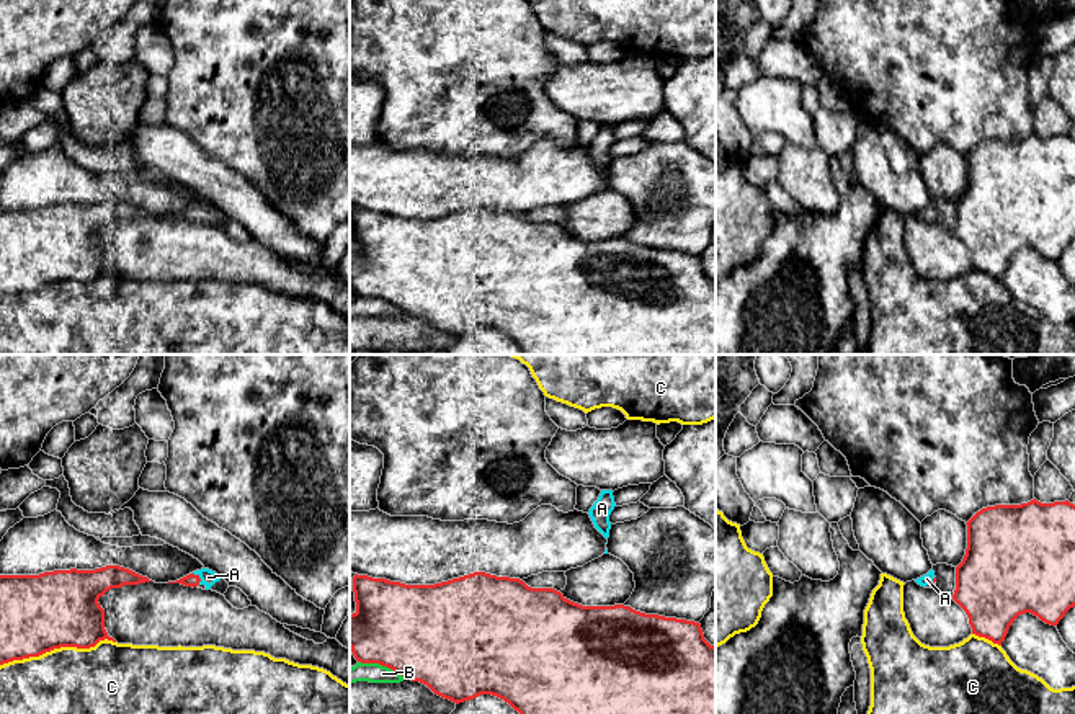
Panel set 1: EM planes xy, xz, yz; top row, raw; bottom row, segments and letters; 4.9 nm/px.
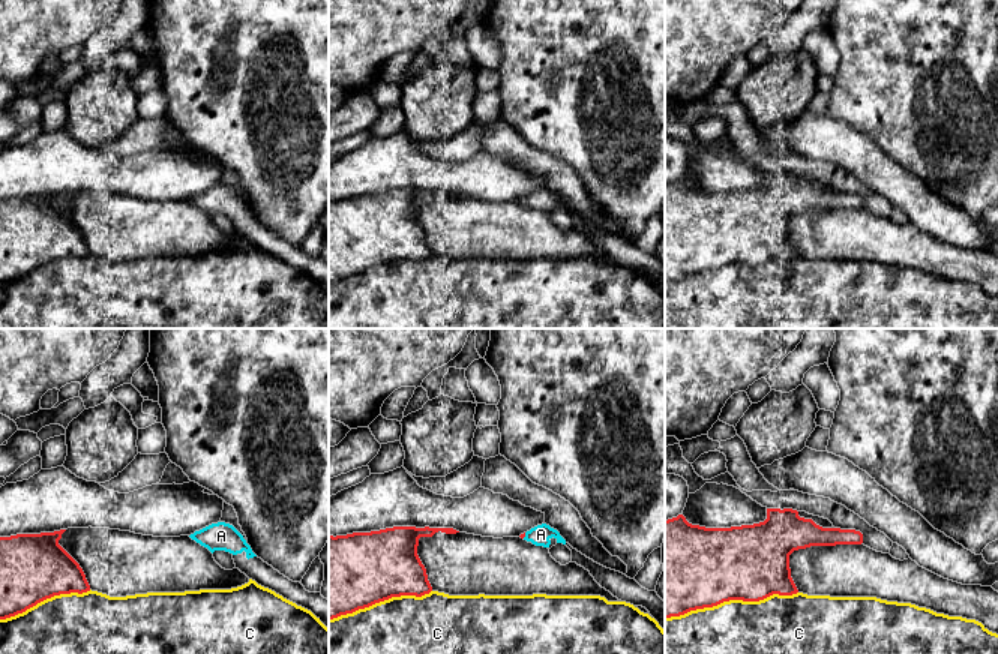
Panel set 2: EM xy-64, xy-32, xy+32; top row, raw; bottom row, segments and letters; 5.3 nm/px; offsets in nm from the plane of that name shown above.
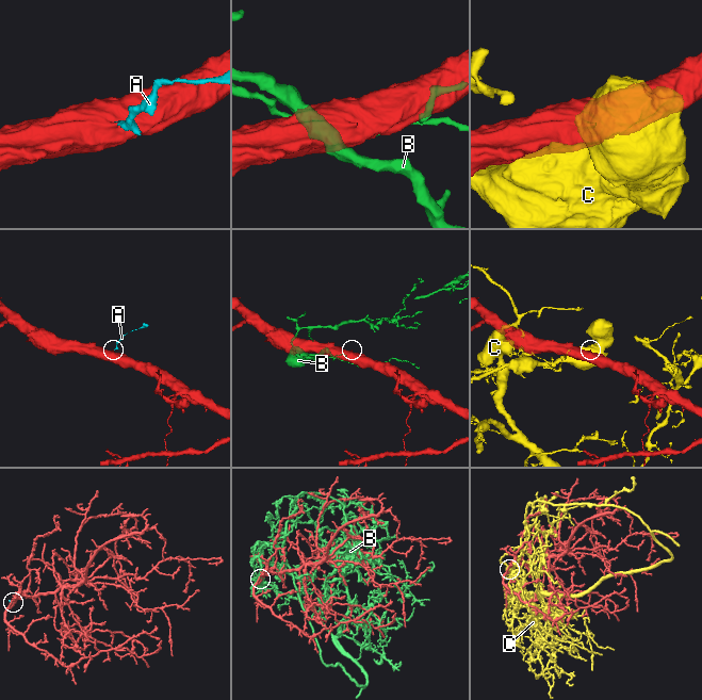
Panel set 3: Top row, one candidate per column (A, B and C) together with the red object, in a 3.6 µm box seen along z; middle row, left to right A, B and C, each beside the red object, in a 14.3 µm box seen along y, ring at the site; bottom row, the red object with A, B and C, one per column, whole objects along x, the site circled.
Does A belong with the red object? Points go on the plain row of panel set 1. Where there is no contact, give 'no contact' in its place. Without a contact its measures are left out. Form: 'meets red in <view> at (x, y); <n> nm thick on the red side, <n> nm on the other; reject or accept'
meets red in xy at (200, 213); 70 nm thick on the red side, 80 nm on the other; accept

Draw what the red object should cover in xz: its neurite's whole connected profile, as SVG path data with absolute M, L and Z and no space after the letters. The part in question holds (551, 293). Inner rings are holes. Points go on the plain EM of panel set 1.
M474 206L435 219L405 219L368 209L353 211L356 245L350 247L350 283L361 297L379 297L405 314L426 319L435 328L456 338L480 328L508 337L524 355L716 355L716 281L703 268L701 258L686 253L645 248L631 240L582 240L554 222L531 222L520 212Z

